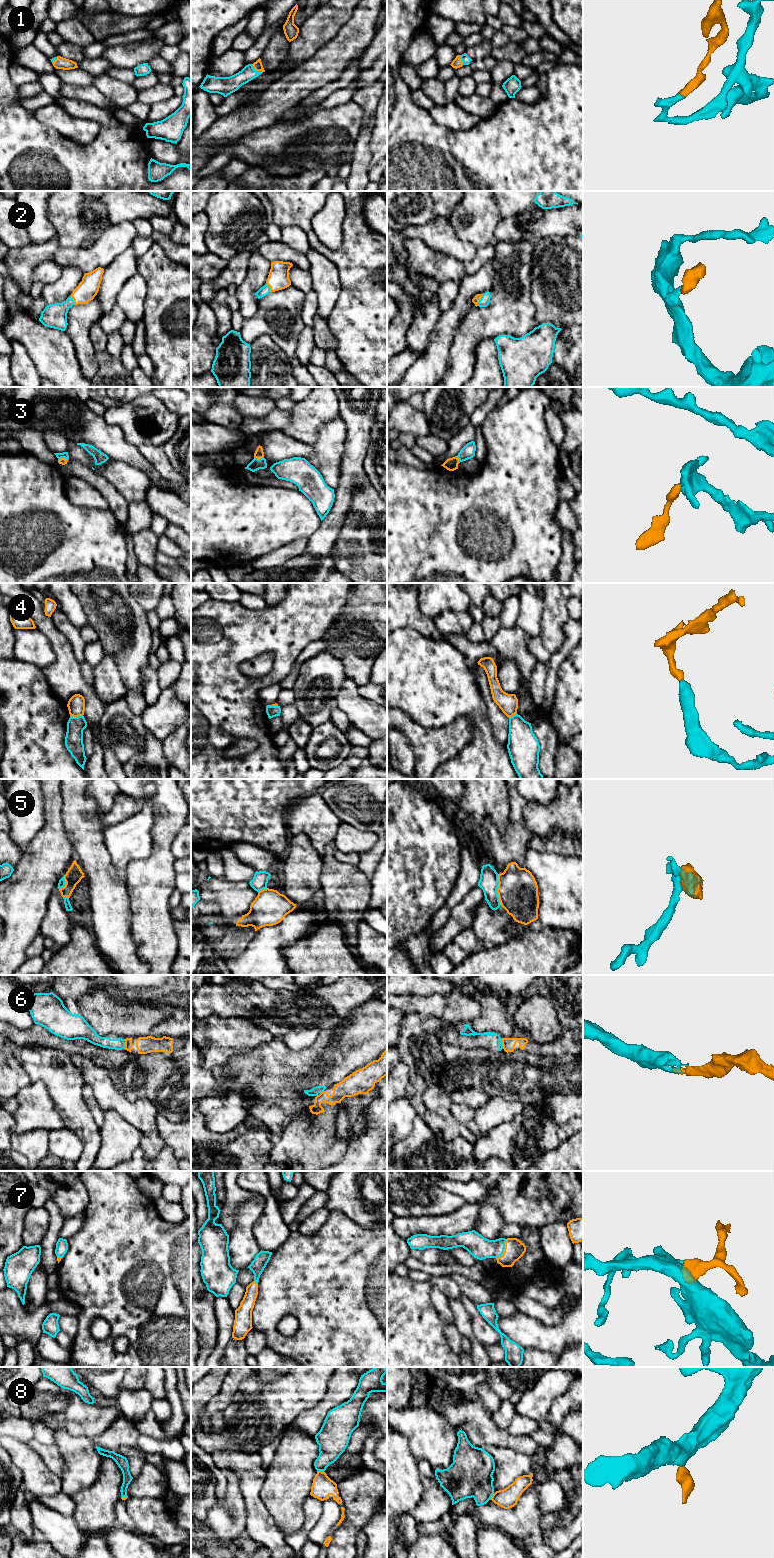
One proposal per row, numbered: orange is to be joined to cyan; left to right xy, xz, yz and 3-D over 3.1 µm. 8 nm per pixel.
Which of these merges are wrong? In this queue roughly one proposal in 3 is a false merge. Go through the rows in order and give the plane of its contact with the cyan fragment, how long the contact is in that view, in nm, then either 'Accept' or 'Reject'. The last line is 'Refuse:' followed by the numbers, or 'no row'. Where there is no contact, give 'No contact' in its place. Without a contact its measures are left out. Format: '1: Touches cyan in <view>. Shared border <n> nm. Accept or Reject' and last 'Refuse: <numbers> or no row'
1: Touches cyan in xz. Shared border 120 nm. Accept
2: Touches cyan in yz. Shared border 110 nm. Accept
3: Touches cyan in xz. Shared border 80 nm. Accept
4: Touches cyan in xy. Shared border 100 nm. Reject
5: Touches cyan in yz. Shared border 260 nm. Accept
6: Touches cyan in yz. Shared border 90 nm. Reject
7: Touches cyan in yz. Shared border 180 nm. Accept
8: Touches cyan in xz. Shared border 60 nm. Accept
Refuse: 4, 6

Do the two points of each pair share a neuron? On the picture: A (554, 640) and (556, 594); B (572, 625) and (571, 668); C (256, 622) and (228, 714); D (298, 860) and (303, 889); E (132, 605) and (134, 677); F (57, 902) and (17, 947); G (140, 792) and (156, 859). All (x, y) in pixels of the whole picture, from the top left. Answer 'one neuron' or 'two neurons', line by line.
A: one neuron
B: two neurons
C: one neuron
D: one neuron
E: one neuron
F: two neurons
G: two neurons

